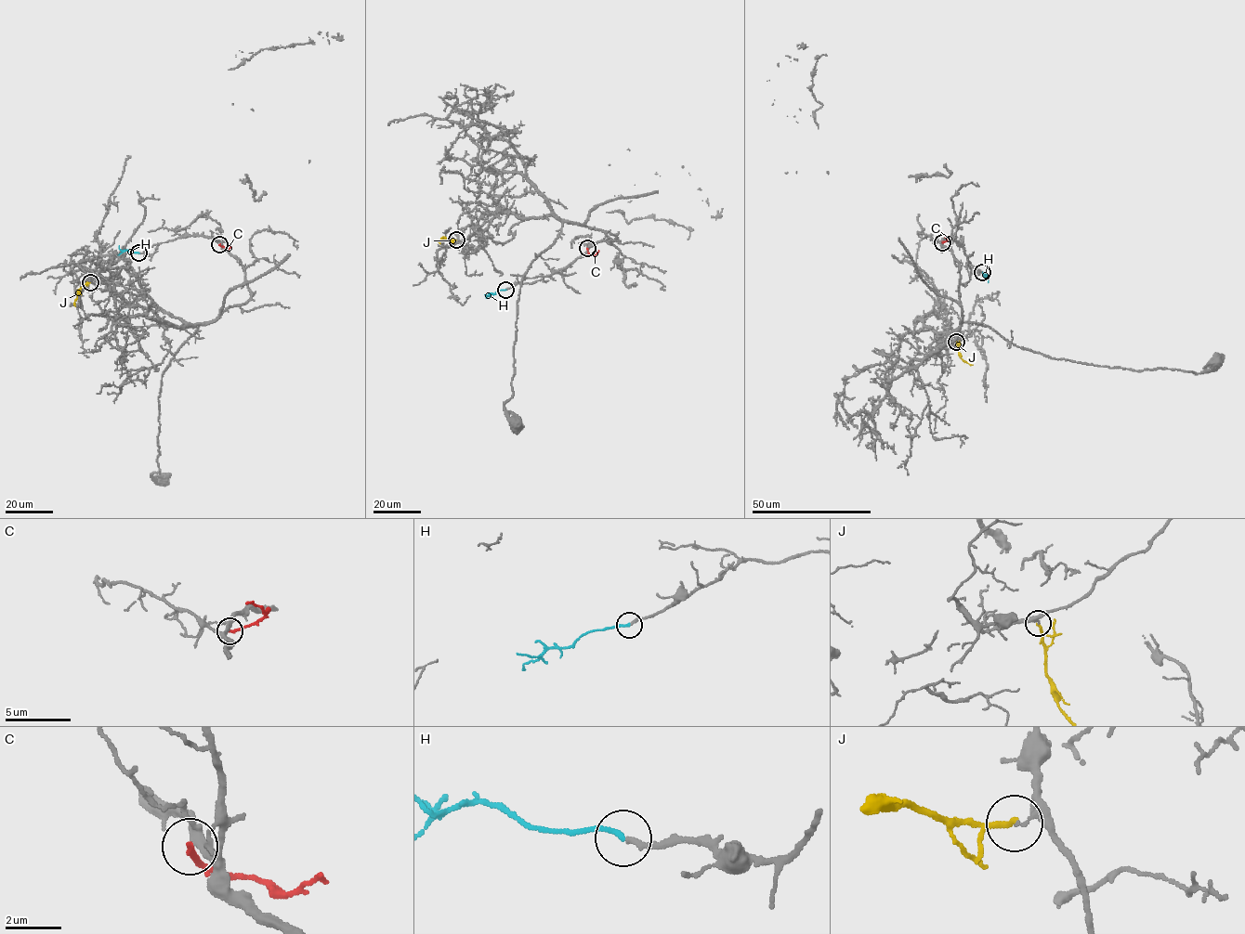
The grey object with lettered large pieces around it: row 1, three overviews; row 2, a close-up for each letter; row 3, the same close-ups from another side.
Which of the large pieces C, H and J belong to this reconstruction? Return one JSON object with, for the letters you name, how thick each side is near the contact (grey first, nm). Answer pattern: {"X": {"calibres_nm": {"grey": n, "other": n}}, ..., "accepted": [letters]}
{"H": {"calibres_nm": {"grey": 200, "other": 180}}, "accepted": ["H"]}

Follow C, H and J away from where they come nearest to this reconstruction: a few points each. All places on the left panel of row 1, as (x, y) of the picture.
C: (219, 244), (230, 247)
H: (138, 253), (123, 251), (119, 245)
J: (90, 282), (81, 288), (74, 306)

